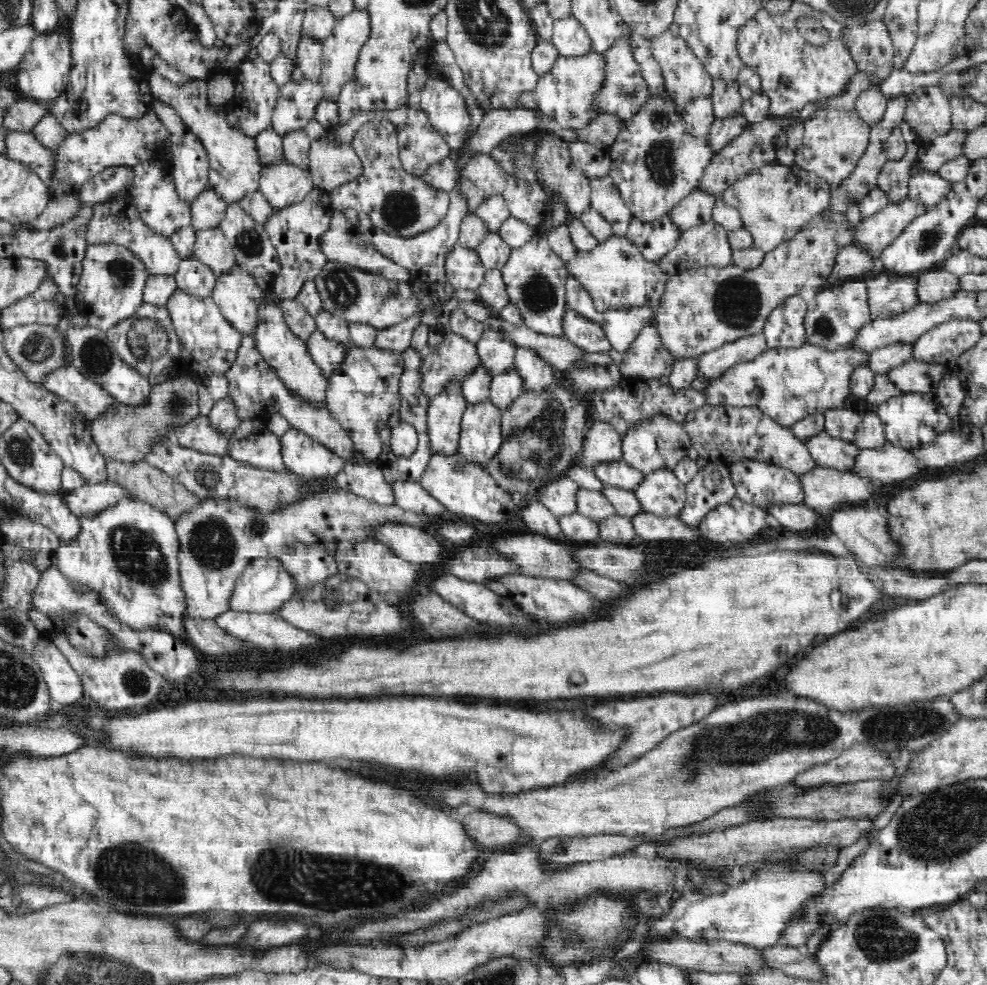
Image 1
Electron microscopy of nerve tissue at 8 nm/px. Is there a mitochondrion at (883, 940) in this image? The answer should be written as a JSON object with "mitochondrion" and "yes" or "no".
{"mitochondrion":"yes"}

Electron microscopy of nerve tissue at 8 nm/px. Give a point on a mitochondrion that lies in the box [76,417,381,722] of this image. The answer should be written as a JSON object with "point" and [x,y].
{"point":[138,555]}

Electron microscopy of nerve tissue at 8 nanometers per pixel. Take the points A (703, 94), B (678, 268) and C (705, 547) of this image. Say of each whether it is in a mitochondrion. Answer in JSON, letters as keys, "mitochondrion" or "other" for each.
{"A":"other","B":"other","C":"other"}

